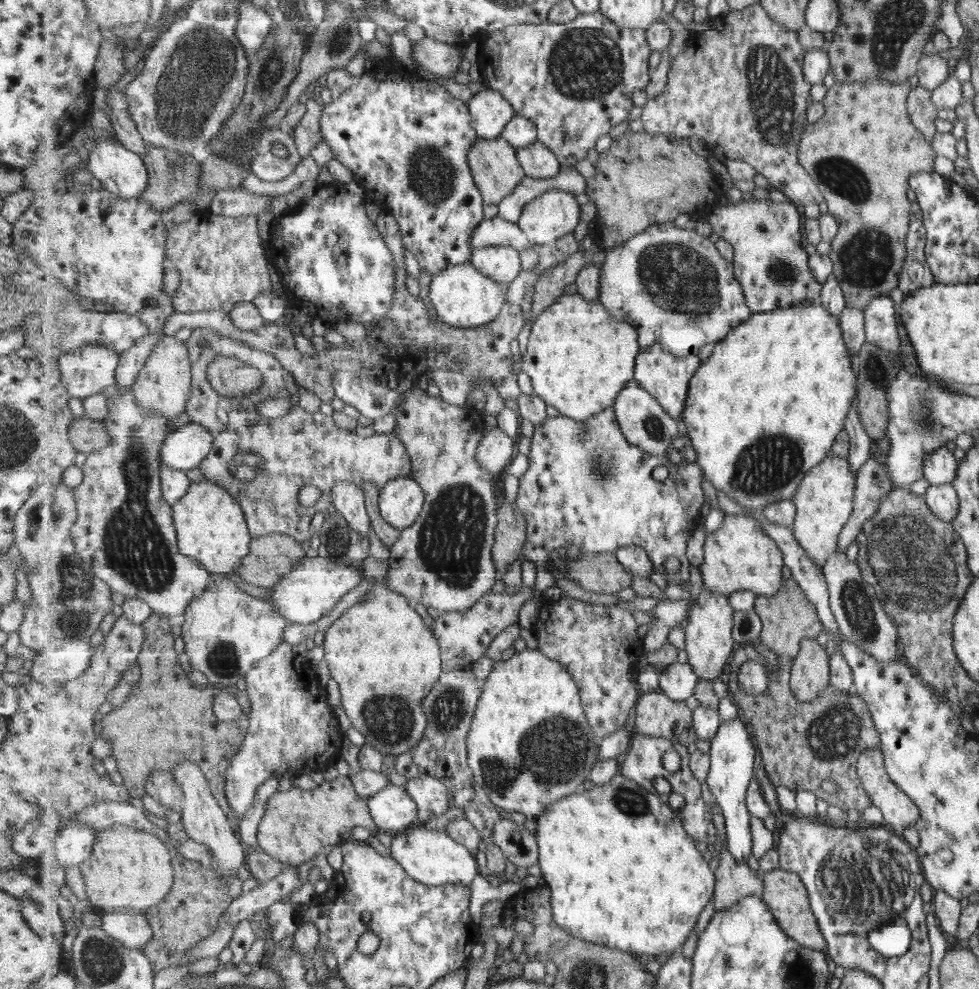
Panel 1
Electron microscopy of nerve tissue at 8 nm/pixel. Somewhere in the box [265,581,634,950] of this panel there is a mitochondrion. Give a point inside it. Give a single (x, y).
(553, 751)

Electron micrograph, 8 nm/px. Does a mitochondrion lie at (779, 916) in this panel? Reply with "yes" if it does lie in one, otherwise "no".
no

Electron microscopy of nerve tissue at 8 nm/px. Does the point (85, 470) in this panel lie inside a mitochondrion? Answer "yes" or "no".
no

